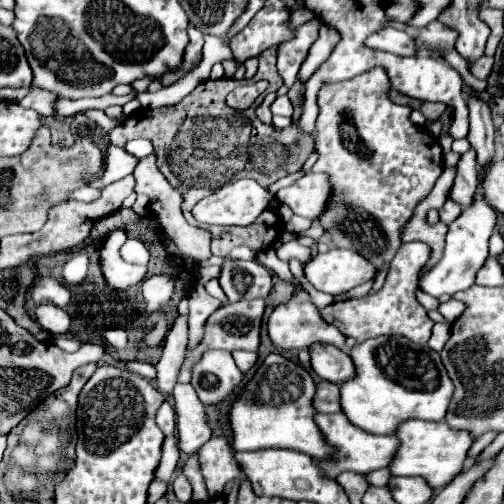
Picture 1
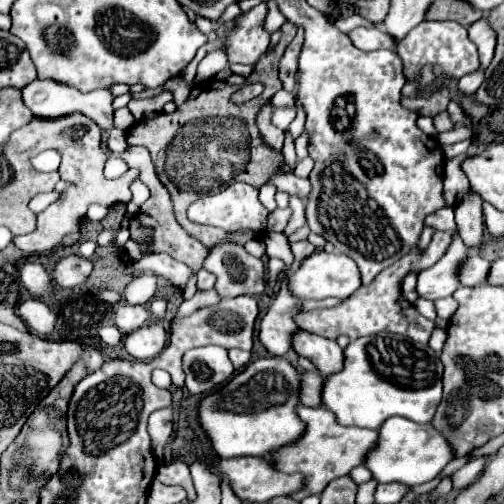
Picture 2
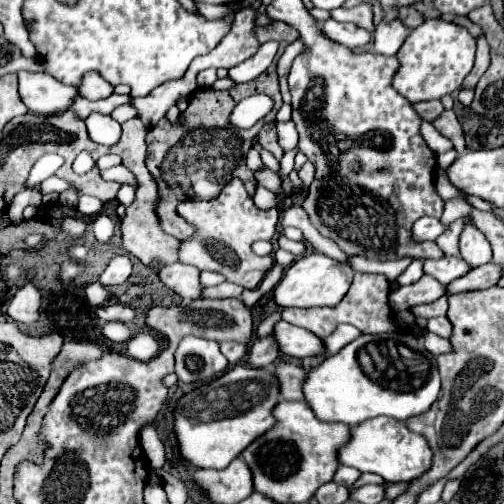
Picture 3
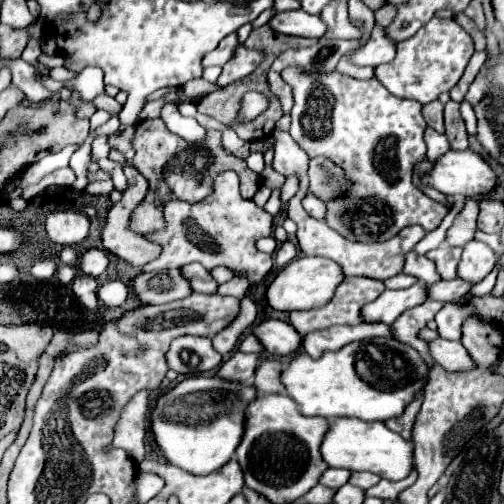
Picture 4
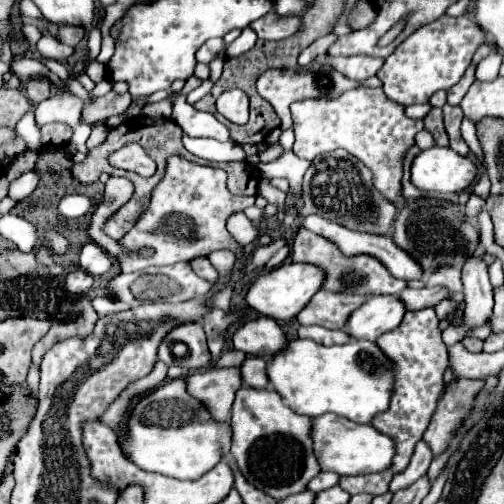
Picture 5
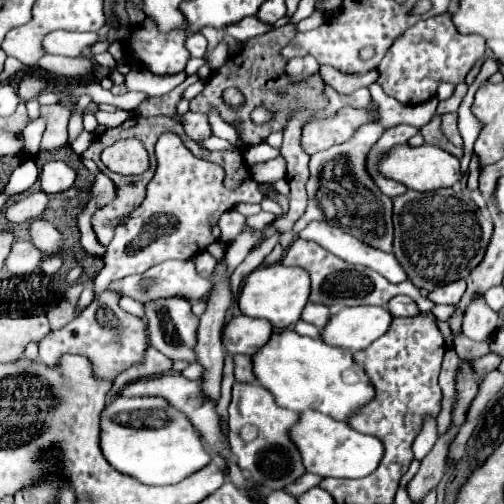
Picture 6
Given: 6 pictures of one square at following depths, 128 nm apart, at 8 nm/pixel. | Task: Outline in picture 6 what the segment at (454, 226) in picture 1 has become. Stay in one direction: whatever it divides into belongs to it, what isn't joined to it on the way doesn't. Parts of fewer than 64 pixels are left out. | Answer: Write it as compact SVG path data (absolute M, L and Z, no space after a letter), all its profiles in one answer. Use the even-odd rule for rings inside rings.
M384 306L342 308L330 316L320 338L336 348L364 350L388 330L390 320L392 316Z

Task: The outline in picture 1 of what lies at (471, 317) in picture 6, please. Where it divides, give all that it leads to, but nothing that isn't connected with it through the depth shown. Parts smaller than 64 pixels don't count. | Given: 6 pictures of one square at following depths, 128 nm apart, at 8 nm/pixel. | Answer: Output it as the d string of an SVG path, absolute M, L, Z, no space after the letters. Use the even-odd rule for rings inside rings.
M472 148L462 154L458 168L456 168L456 180L450 192L450 198L460 204L462 208L468 208L476 196L478 188L478 164L476 164L476 152Z

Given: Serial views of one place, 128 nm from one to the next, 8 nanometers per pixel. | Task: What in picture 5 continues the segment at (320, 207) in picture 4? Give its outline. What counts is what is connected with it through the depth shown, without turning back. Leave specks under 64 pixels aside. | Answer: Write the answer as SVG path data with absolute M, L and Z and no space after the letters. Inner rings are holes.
M308 216L308 220L302 222L304 228L308 228L310 232L318 234L318 236L326 236L326 240L332 240L332 244L336 244L340 248L340 252L344 252L344 256L358 256L358 254L366 254L366 256L376 256L376 260L380 260L380 264L388 266L388 272L392 272L394 278L400 278L400 280L420 280L422 278L422 270L420 266L404 252L400 250L392 238L388 236L376 236L376 234L362 234L362 232L354 232L354 230L348 230L336 222L330 222L330 220L324 220L320 216Z

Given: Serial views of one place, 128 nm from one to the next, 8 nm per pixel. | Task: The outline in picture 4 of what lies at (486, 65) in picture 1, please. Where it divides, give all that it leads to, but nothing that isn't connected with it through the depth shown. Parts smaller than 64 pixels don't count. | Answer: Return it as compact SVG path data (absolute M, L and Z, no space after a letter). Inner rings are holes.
M432 18L412 38L398 44L396 58L388 64L380 64L376 68L376 78L390 94L428 104L436 100L438 94L450 92L458 84L472 54L474 42L460 24L456 24L454 20Z

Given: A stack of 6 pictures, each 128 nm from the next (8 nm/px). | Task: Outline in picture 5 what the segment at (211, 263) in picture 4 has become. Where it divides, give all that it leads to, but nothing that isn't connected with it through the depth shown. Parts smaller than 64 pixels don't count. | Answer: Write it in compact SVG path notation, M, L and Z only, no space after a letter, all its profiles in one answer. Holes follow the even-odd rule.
M168 156L164 178L160 186L152 190L148 208L142 212L140 220L128 230L120 240L122 254L116 256L120 272L136 272L140 266L152 264L174 264L190 262L198 256L208 256L214 250L228 248L240 256L242 246L238 246L226 230L226 218L234 212L252 206L256 196L236 196L226 188L226 172L212 166L202 166L186 160L184 156ZM144 248L152 248L152 256L142 256Z

